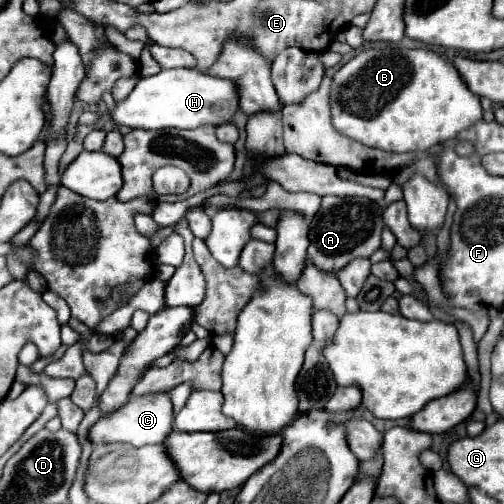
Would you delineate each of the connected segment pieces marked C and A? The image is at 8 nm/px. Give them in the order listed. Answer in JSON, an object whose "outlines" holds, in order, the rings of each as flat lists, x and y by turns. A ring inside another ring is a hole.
{"outlines":[[[154,394,154,396,142,396,126,402,124,406,100,416,100,420,88,430,88,440,92,444,112,444,112,442,128,442,136,448,146,444,160,444,164,442,164,436,172,430,172,408,170,400,166,400,166,394]],[[326,196,322,198,320,210,310,222,308,260,322,272,338,274,352,260,370,258,380,248,382,228,382,208,376,202,366,198]]]}

